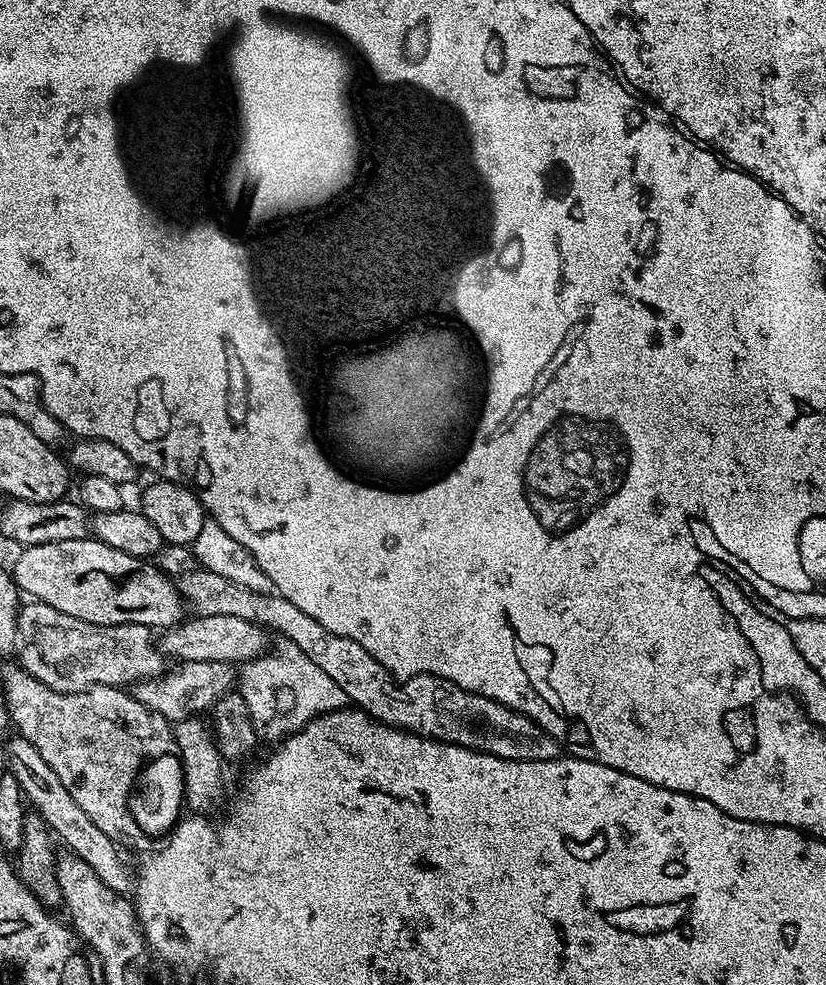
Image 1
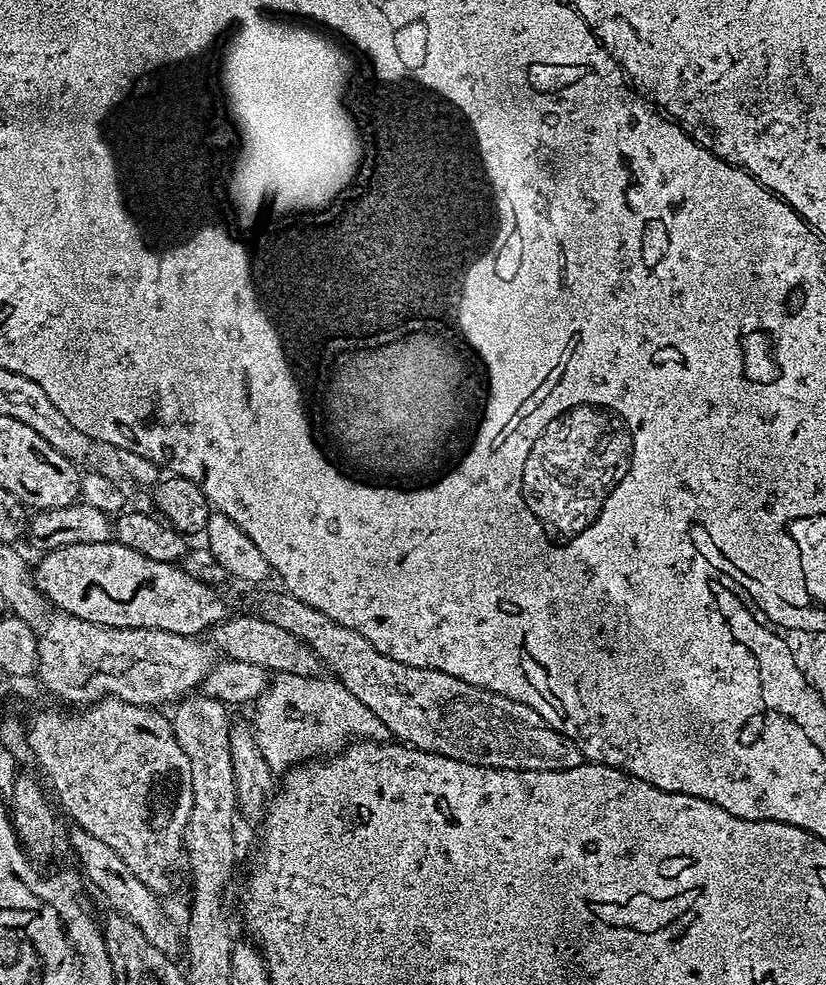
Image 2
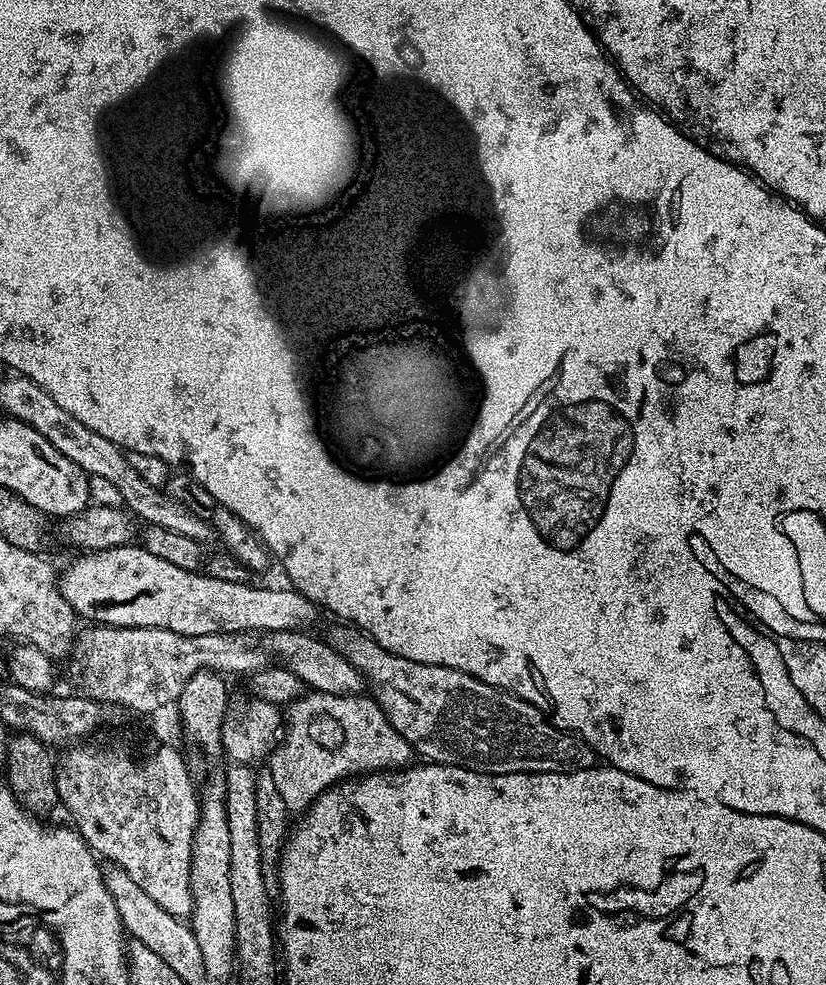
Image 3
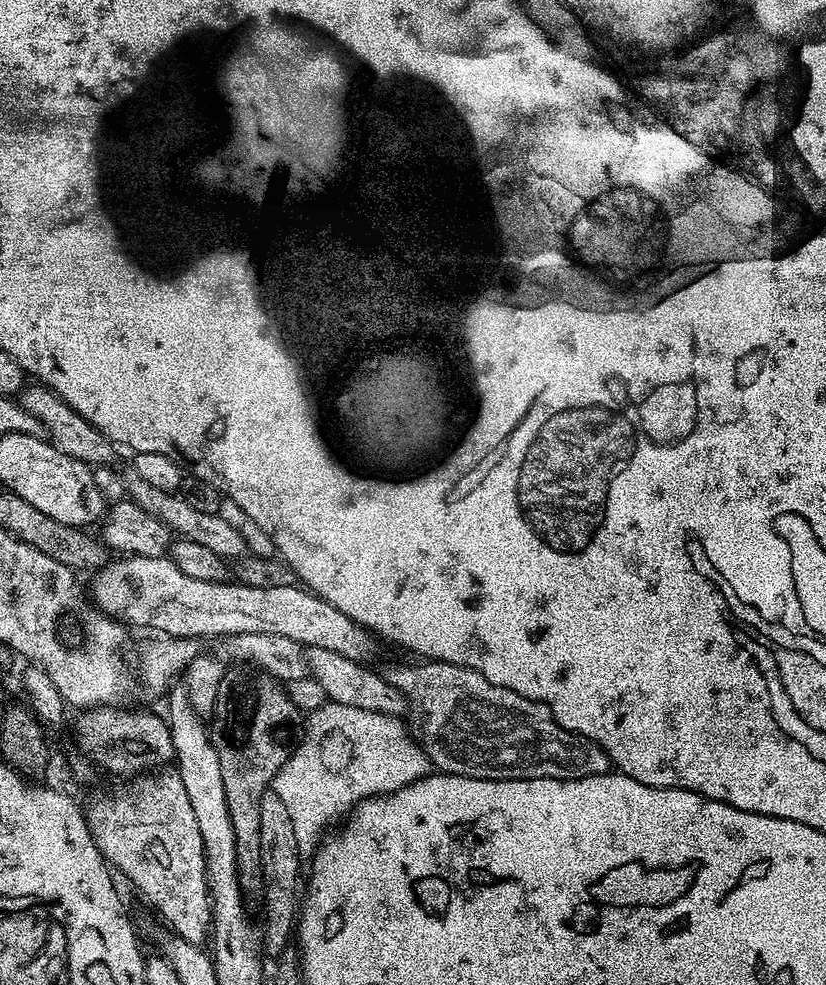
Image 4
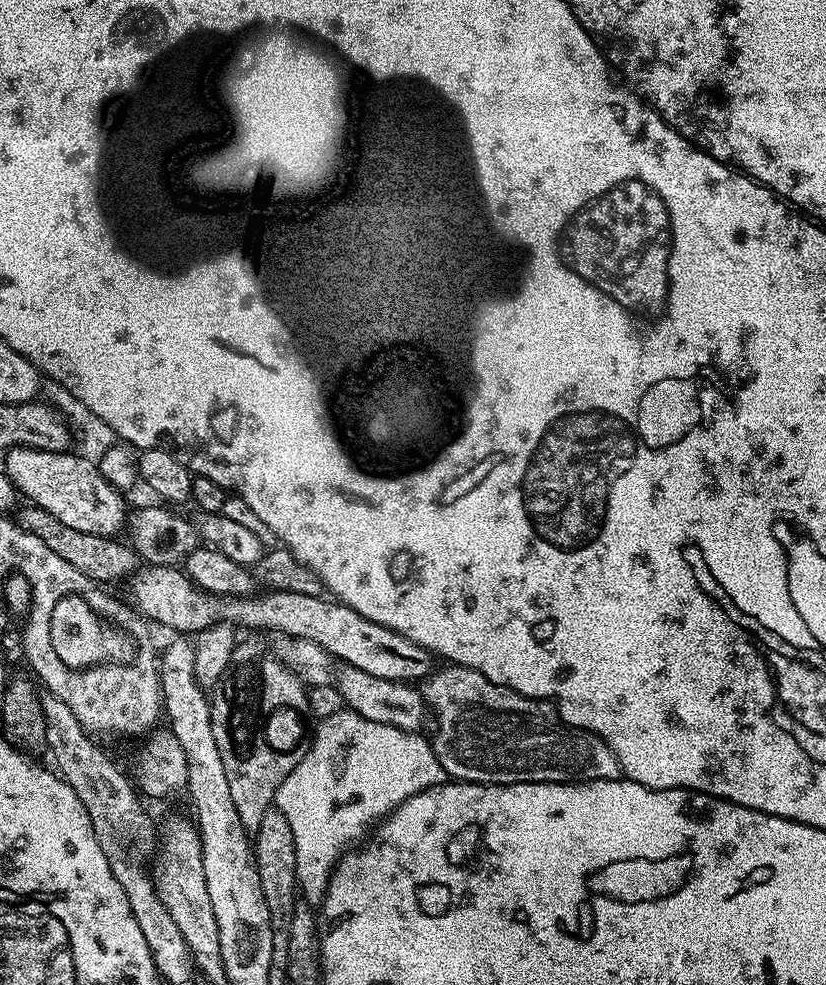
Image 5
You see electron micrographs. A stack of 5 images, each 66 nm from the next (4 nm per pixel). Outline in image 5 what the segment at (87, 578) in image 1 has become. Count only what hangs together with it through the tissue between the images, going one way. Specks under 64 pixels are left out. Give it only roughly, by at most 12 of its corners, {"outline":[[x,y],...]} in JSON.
{"outline":[[179,567],[126,587],[153,625],[310,638],[374,678],[419,682],[425,648],[335,598],[212,596]]}

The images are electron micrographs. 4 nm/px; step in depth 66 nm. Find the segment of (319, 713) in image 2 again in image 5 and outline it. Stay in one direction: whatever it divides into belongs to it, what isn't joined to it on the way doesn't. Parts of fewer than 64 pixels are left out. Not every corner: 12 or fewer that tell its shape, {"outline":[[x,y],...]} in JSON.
{"outline":[[341,710],[278,786],[296,884],[445,770],[423,735]]}

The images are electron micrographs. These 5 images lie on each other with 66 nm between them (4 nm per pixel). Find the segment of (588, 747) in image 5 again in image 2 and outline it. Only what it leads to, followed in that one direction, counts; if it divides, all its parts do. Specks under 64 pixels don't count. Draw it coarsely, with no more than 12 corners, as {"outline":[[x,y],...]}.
{"outline":[[288,591],[249,609],[306,642],[399,743],[570,770],[538,710],[394,662]]}

